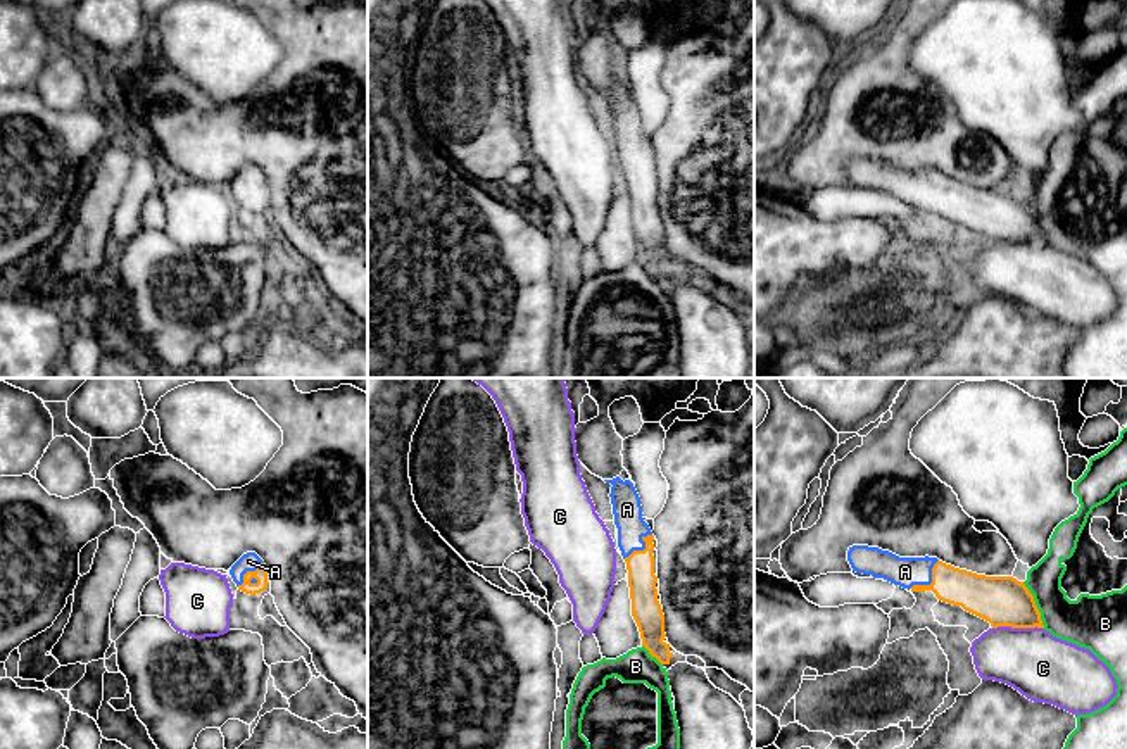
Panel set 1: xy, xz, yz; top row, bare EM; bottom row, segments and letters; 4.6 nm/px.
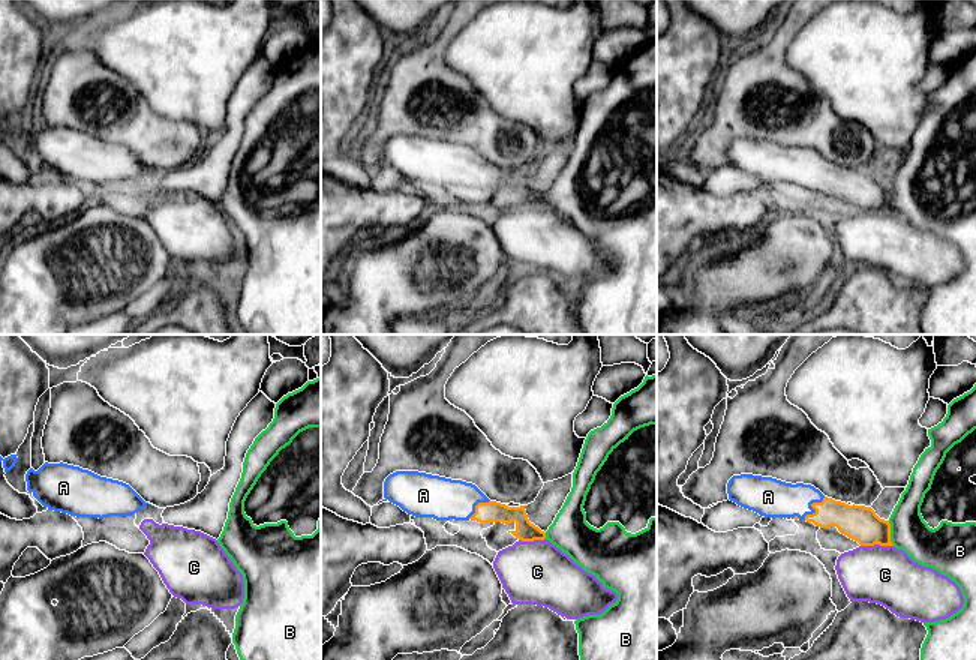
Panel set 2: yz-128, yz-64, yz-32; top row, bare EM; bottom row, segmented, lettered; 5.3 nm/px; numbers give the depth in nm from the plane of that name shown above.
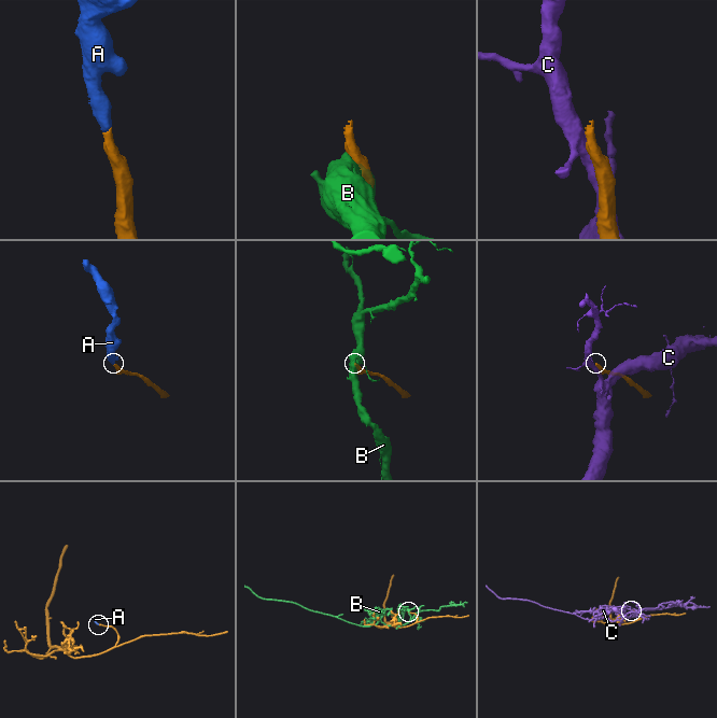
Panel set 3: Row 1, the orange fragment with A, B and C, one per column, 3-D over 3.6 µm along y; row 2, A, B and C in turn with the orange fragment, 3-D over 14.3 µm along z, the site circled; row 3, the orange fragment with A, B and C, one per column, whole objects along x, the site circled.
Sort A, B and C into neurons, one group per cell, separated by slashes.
A / B / C

